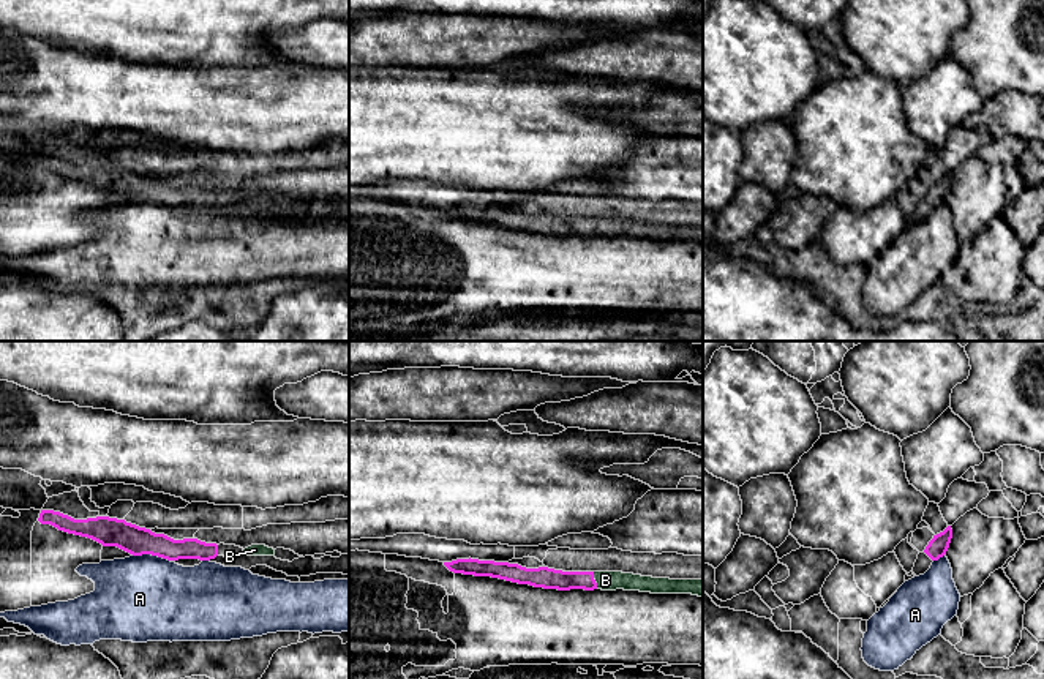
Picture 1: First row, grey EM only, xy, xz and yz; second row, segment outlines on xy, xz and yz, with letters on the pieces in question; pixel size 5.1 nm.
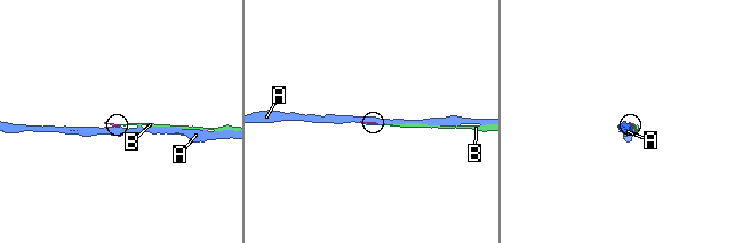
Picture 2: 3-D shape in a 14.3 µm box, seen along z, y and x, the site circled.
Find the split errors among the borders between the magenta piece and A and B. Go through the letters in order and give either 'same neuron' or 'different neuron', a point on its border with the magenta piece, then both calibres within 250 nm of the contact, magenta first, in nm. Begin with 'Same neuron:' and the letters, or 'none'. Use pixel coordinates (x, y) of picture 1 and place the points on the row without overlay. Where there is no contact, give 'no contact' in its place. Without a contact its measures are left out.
Same neuron: B
A: different neuron; contact xy (152, 201); calibres 150 and 440 nm
B: same neuron; contact xz (594, 226); calibres 110 and 100 nm

